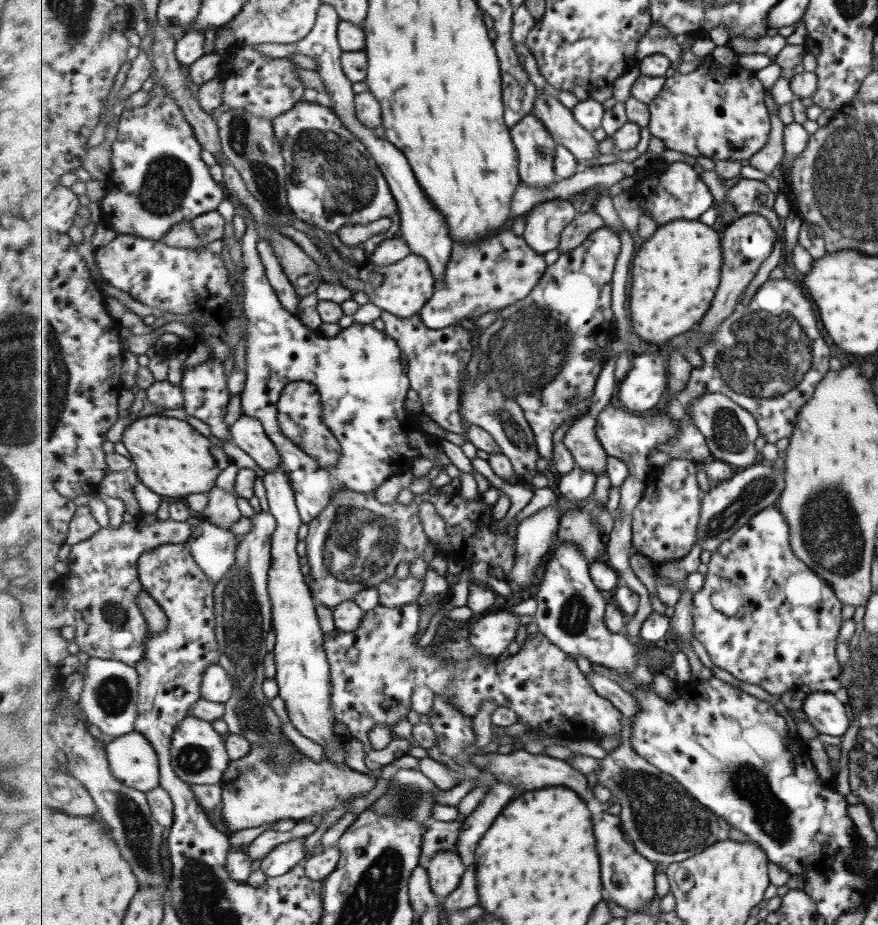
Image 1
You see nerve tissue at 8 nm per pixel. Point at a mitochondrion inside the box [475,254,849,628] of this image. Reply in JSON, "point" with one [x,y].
{"point":[765,354]}

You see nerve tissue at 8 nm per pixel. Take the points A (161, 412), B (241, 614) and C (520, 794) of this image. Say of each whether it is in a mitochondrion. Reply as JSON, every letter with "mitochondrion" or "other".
{"A":"other","B":"mitochondrion","C":"other"}

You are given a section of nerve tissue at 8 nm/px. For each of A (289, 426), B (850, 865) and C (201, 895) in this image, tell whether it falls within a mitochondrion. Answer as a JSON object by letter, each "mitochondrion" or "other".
{"A":"mitochondrion","B":"other","C":"mitochondrion"}

